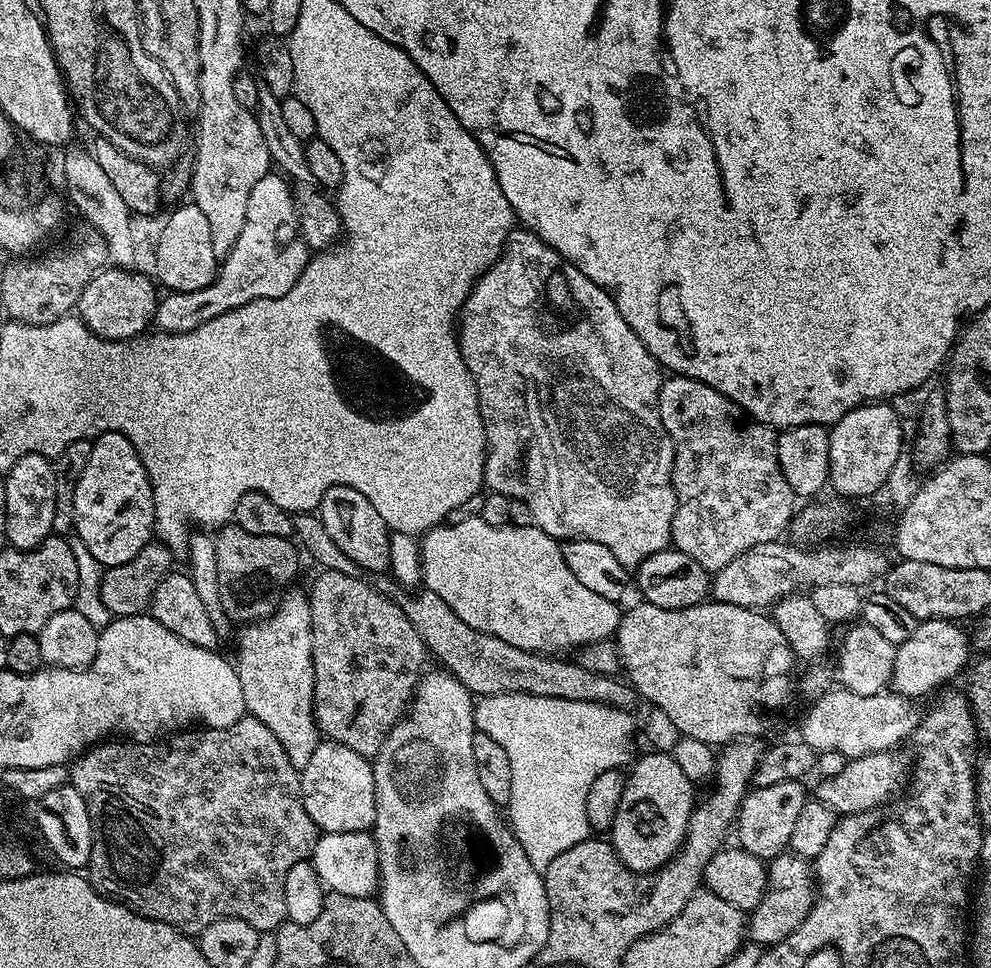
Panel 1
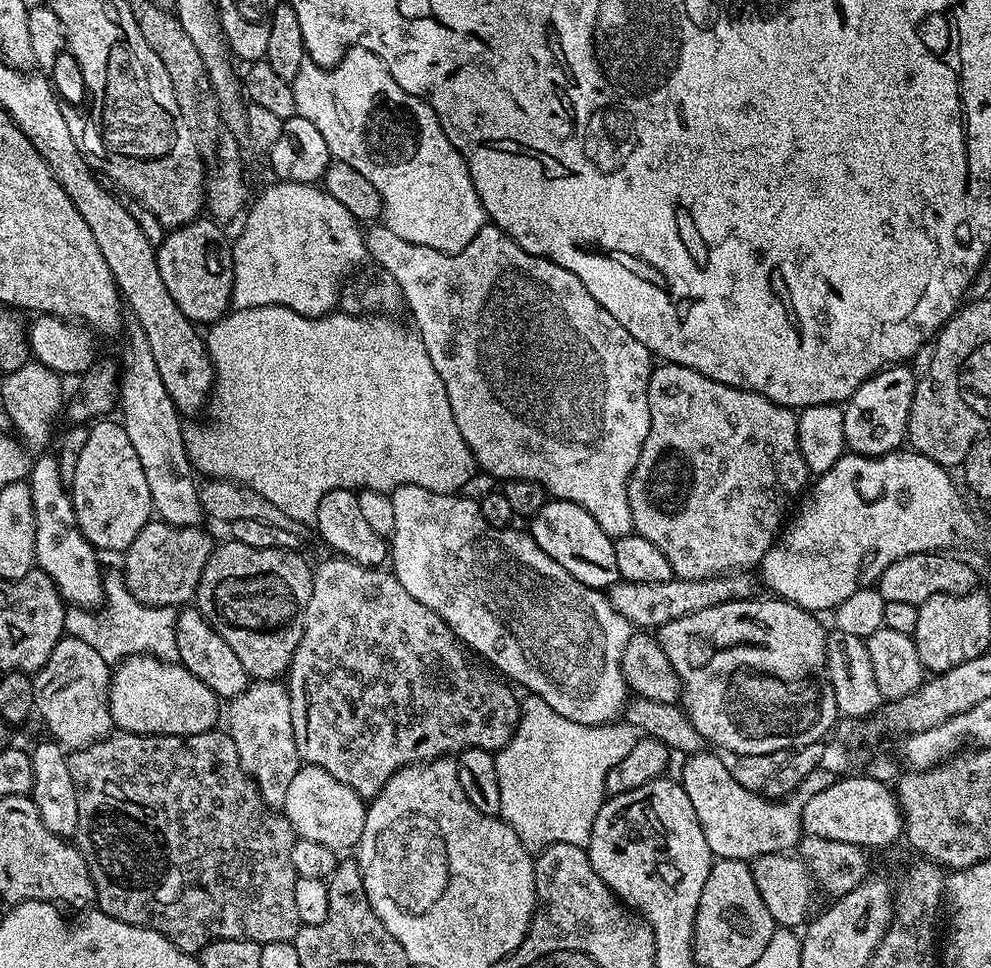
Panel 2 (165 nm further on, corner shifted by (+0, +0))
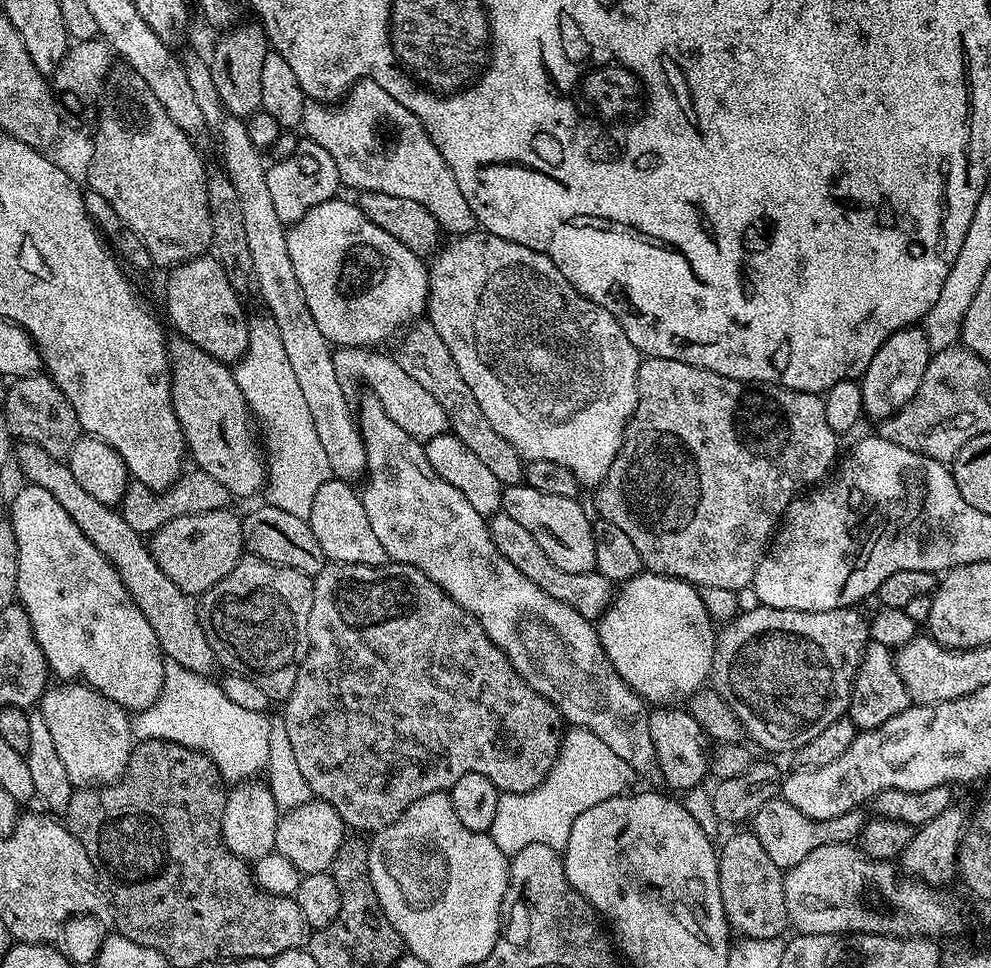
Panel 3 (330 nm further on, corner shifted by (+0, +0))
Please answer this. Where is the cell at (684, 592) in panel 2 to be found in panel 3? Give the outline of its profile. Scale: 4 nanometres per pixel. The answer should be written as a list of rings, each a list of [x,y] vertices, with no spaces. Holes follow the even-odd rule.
[[[499,511],[489,519],[492,541],[498,546],[498,550],[514,566],[521,570],[522,574],[530,582],[534,582],[540,590],[545,590],[552,598],[560,602],[566,602],[572,609],[578,610],[580,614],[590,621],[599,619],[605,613],[614,597],[614,582],[598,571],[590,571],[586,574],[567,573],[566,570],[559,570],[550,562],[538,542],[523,529],[514,518]]]

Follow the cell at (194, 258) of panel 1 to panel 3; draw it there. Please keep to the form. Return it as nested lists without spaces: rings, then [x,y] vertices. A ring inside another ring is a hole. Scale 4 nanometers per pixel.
[[[212,254],[195,256],[192,260],[176,265],[167,276],[168,285],[164,288],[164,304],[168,307],[168,320],[176,327],[175,331],[194,346],[198,346],[198,350],[206,350],[210,358],[229,366],[235,365],[237,360],[244,357],[248,345],[250,316],[244,313],[244,308],[236,297],[239,296],[238,289],[230,282],[219,260]]]

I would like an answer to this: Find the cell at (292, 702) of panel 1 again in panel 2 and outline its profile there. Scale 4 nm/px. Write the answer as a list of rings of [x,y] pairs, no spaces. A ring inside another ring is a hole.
[[[279,679],[257,680],[249,683],[241,696],[227,701],[226,731],[234,746],[238,746],[238,756],[248,775],[256,783],[262,798],[273,810],[283,809],[286,790],[301,768],[302,761],[298,746],[294,742],[294,722],[290,718],[290,694]]]

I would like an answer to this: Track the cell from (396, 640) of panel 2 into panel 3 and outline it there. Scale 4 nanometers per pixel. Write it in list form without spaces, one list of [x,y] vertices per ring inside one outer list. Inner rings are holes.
[[[329,563],[312,582],[312,605],[308,623],[308,653],[300,664],[298,682],[283,701],[282,717],[285,720],[287,737],[294,750],[295,761],[310,786],[313,797],[329,803],[341,816],[349,829],[375,834],[390,826],[418,798],[426,794],[448,792],[462,774],[482,774],[490,778],[501,793],[533,792],[548,776],[560,753],[562,717],[558,709],[549,704],[533,690],[522,677],[516,675],[514,666],[506,654],[490,638],[475,618],[454,598],[450,598],[422,570],[413,564],[334,564]]]

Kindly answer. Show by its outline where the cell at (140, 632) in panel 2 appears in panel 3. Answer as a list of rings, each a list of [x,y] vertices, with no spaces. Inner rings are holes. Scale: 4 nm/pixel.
[[[168,662],[164,666],[164,681],[158,698],[144,711],[135,713],[132,720],[132,735],[137,741],[162,740],[165,744],[178,744],[181,748],[191,748],[208,757],[216,765],[220,779],[225,782],[248,782],[259,777],[268,765],[269,735],[271,719],[263,712],[245,710],[226,698],[219,683],[208,676],[186,670],[182,666]]]

